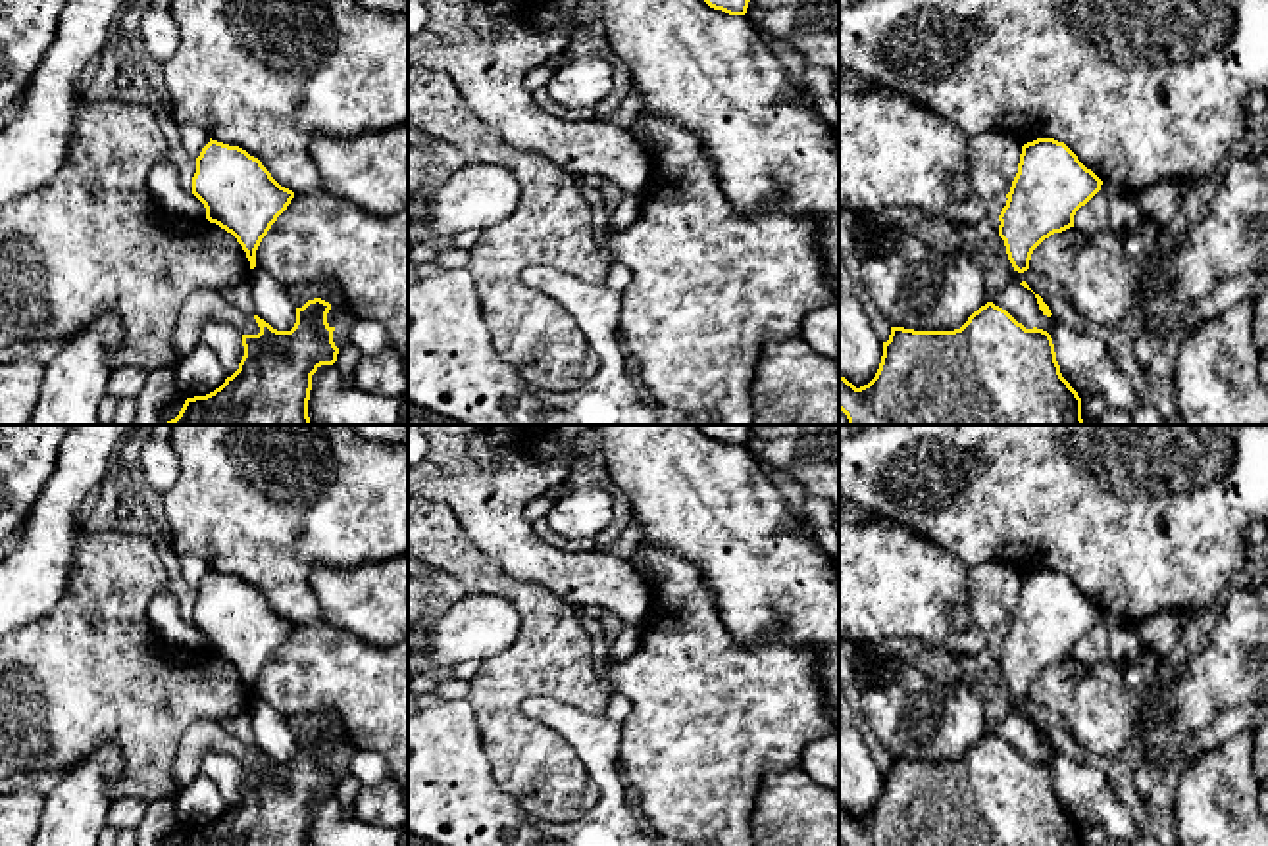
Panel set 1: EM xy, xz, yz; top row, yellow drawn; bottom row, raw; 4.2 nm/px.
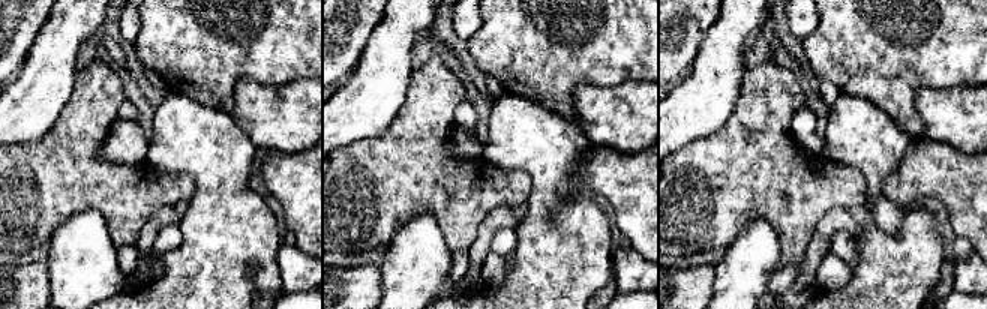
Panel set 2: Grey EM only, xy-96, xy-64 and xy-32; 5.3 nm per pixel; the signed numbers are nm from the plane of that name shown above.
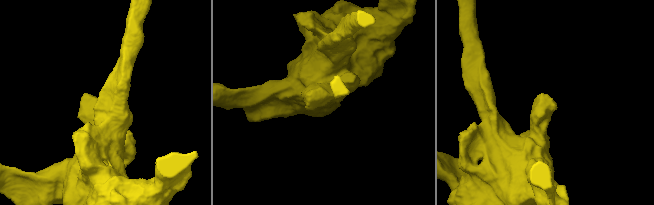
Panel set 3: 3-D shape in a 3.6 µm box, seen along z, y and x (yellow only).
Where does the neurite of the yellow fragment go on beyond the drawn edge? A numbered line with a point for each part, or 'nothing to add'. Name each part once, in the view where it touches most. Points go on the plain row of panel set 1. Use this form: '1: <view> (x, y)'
nothing to add

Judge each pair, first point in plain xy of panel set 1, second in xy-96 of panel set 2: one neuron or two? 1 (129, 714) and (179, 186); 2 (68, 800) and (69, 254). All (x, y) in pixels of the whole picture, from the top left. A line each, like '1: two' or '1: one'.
1: one
2: one

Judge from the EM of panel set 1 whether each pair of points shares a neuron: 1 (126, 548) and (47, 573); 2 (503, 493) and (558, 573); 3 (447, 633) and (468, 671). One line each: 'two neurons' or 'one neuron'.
1: two neurons
2: one neuron
3: two neurons

